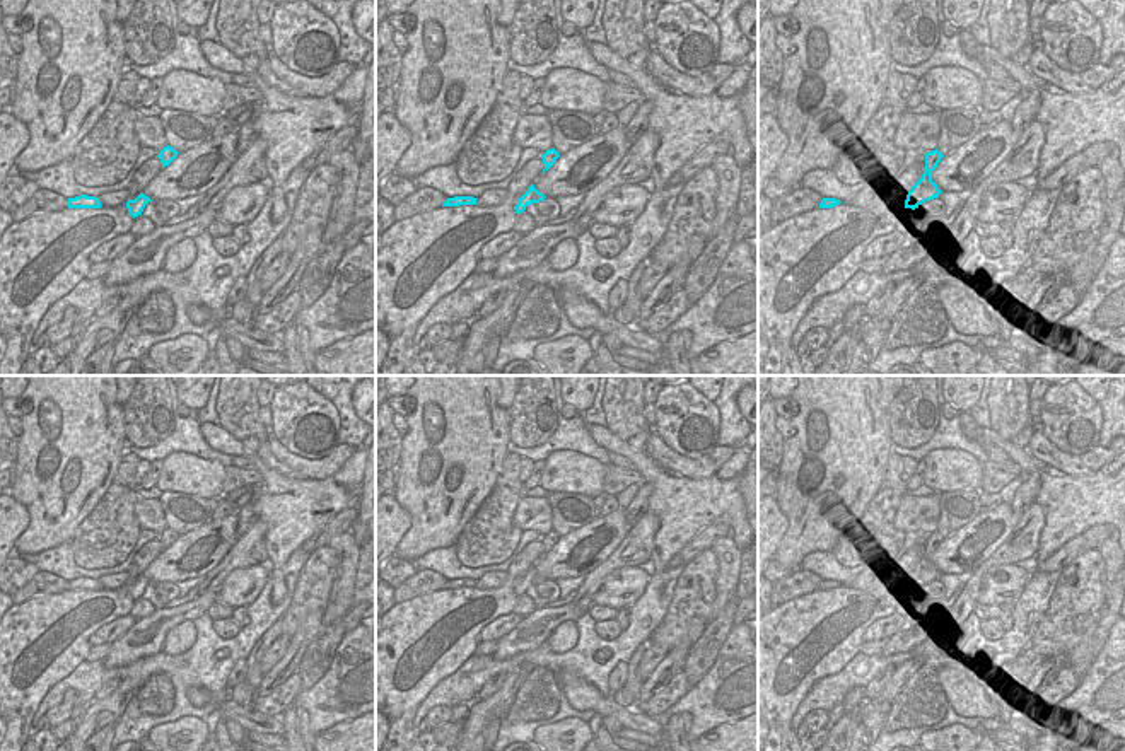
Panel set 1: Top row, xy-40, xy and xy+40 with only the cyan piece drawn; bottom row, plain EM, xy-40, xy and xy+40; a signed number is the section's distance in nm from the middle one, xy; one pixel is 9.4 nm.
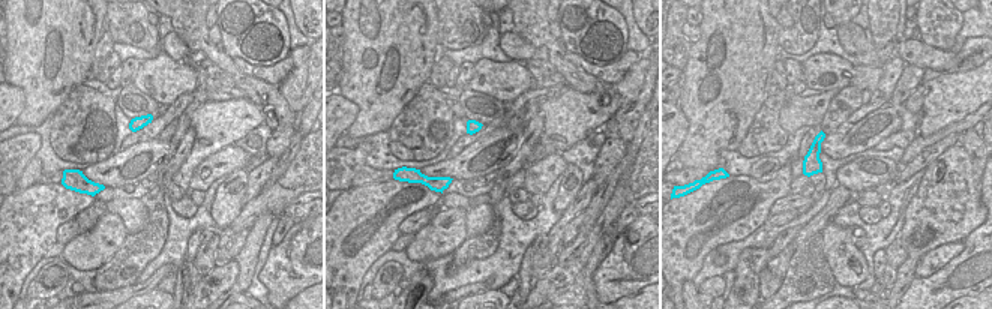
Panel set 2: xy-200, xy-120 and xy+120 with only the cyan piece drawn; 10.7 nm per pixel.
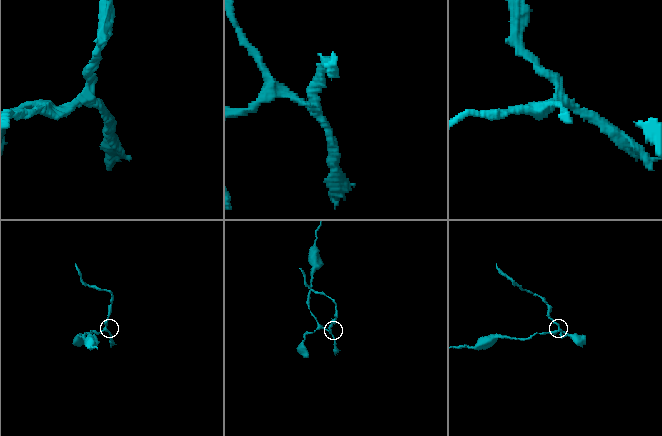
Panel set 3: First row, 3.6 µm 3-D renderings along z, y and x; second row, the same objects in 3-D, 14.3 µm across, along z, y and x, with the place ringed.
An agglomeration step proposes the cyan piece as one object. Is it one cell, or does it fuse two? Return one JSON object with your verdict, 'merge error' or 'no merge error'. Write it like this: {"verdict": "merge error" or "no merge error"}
{"verdict": "merge error"}

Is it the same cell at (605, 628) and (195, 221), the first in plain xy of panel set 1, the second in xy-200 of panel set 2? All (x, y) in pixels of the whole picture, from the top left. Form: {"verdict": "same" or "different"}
{"verdict": "different"}

